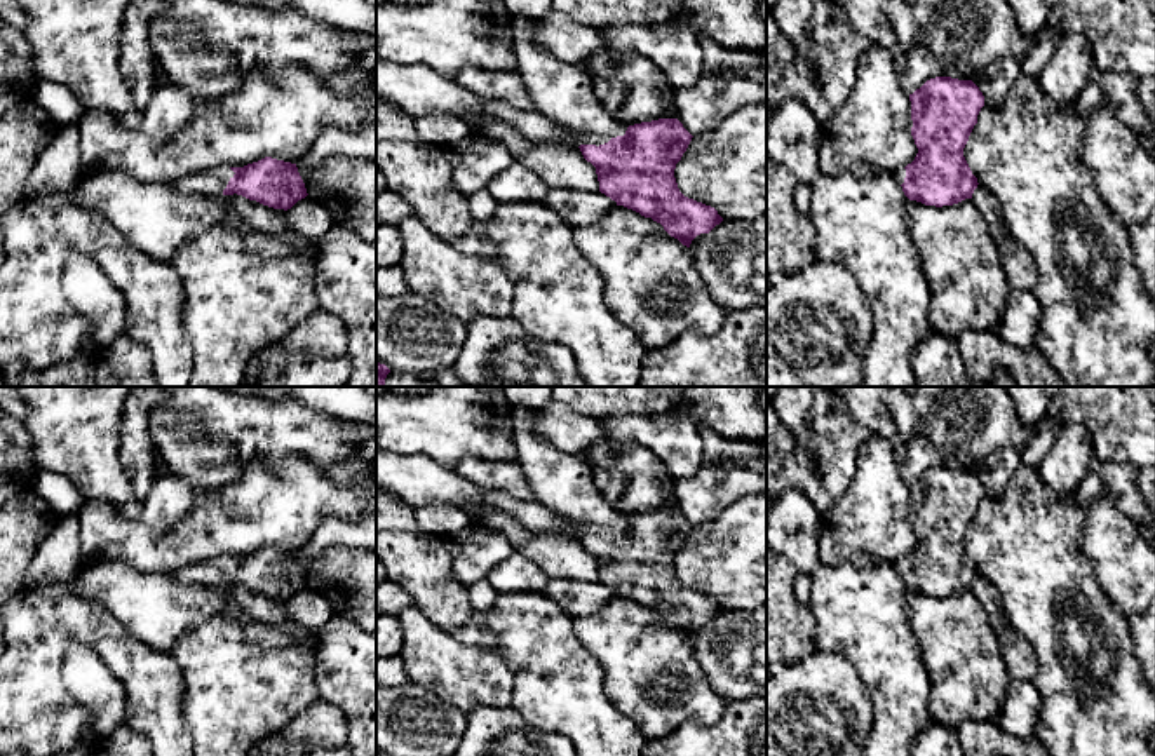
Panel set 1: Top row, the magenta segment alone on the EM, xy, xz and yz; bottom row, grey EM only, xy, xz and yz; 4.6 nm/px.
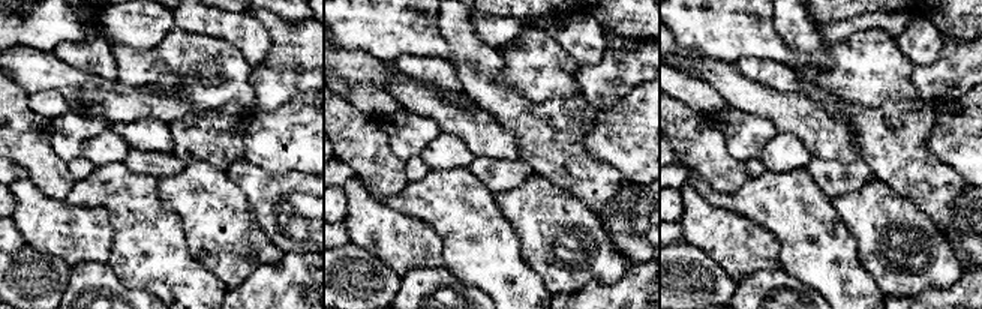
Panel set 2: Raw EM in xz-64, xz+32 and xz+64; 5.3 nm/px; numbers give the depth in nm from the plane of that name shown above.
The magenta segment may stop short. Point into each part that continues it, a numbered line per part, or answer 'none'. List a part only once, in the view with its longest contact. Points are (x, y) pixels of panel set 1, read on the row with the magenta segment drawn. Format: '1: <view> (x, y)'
1: xz (560, 91)

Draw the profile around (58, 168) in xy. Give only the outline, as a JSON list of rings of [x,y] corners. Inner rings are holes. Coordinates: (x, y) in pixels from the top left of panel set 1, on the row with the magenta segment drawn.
[[[77,124],[63,125],[31,169],[24,186],[24,202],[68,190],[82,176],[80,131]]]

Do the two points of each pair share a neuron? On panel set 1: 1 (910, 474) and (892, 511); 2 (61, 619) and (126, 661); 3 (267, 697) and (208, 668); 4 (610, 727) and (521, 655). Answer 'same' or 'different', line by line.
1: different
2: different
3: same
4: same

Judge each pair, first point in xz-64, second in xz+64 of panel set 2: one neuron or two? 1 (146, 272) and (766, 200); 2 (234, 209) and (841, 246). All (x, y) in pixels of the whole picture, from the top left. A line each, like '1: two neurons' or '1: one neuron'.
1: one neuron
2: two neurons

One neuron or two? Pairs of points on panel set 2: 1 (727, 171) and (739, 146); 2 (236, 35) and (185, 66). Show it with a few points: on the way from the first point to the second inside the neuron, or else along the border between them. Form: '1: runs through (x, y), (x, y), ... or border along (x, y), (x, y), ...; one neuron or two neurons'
1: border along (714, 128), (723, 135), (727, 150), (744, 162); two neurons
2: border along (192, 32), (201, 36), (225, 39), (252, 65); two neurons

